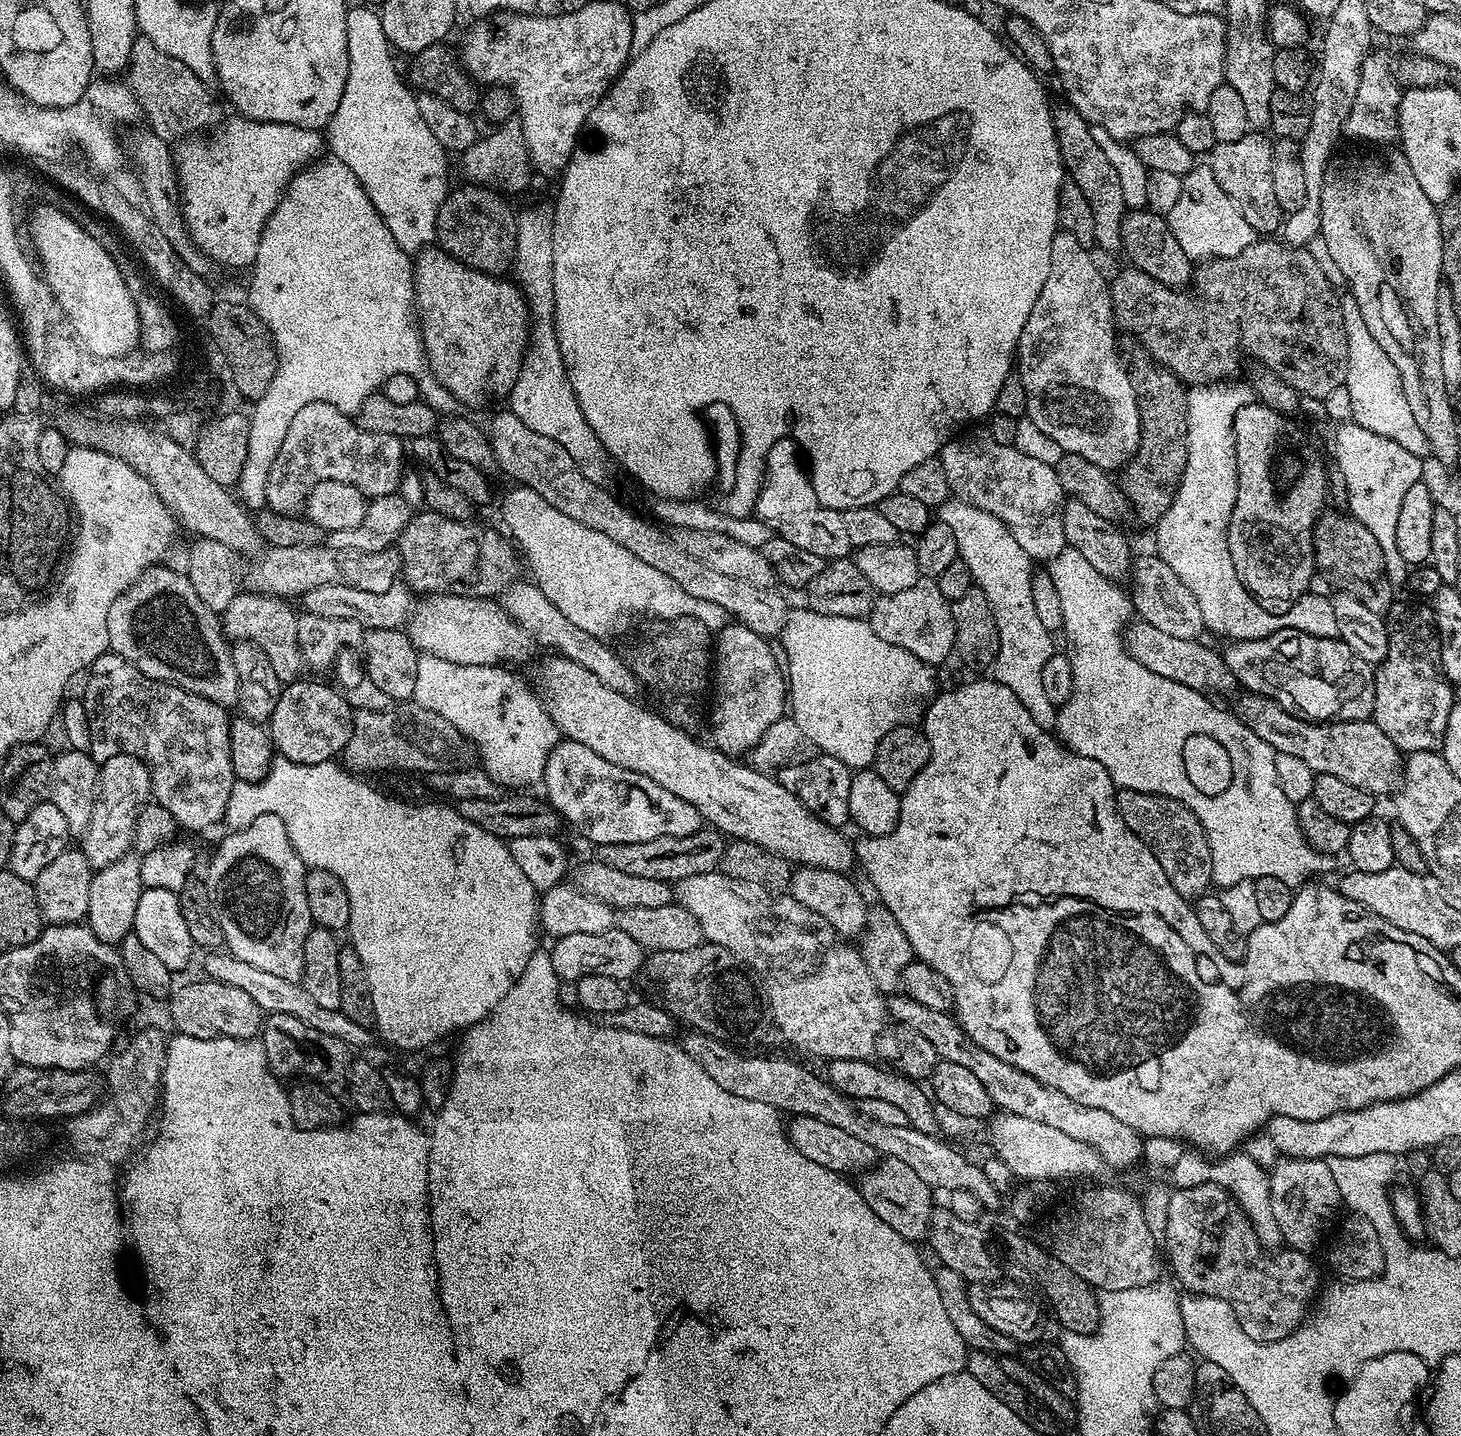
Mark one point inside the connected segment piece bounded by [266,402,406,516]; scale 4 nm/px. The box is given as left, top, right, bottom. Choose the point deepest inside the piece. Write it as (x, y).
(322, 443)

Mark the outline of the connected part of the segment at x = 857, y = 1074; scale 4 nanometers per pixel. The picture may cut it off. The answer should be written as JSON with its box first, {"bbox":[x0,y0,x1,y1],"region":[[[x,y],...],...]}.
{"bbox":[826,1058,938,1135],"region":[[[838,1058],[827,1061],[826,1079],[833,1088],[837,1088],[844,1096],[853,1102],[866,1098],[879,1098],[881,1102],[891,1102],[893,1106],[905,1112],[908,1125],[914,1130],[922,1130],[922,1134],[937,1135],[936,1112],[938,1108],[930,1099],[929,1093],[924,1092],[919,1083],[911,1080],[909,1076],[902,1076],[891,1067],[879,1068],[872,1060],[859,1060],[858,1058]]]}

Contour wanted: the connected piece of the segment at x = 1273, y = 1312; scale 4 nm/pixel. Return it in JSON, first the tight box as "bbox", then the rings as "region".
{"bbox":[1162,1183,1322,1344],"region":[[[1215,1183],[1195,1184],[1173,1191],[1166,1210],[1166,1234],[1162,1248],[1166,1253],[1167,1267],[1169,1264],[1176,1275],[1175,1283],[1188,1294],[1227,1300],[1236,1311],[1242,1330],[1246,1330],[1254,1342],[1269,1344],[1286,1338],[1299,1324],[1304,1323],[1322,1288],[1320,1272],[1309,1253],[1287,1246],[1269,1250],[1260,1243],[1254,1226],[1227,1188],[1220,1188]]]}

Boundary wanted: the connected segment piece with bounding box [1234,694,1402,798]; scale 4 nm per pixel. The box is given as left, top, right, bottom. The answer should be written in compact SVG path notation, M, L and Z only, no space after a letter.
M1244 694L1234 707L1246 727L1254 730L1276 752L1290 754L1306 762L1317 774L1334 774L1350 786L1358 786L1372 797L1380 798L1397 791L1402 779L1402 753L1400 749L1378 730L1375 720L1306 720L1303 716L1288 712L1281 704L1265 696Z

